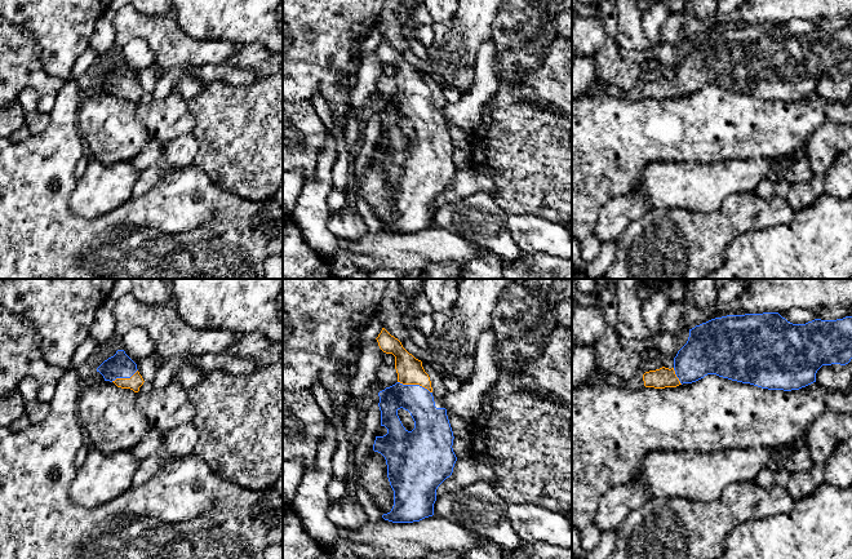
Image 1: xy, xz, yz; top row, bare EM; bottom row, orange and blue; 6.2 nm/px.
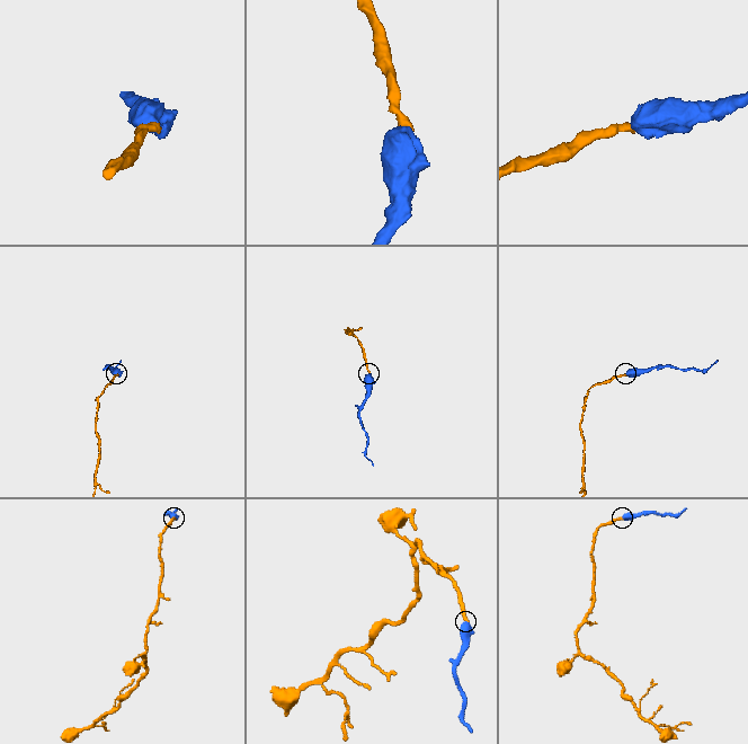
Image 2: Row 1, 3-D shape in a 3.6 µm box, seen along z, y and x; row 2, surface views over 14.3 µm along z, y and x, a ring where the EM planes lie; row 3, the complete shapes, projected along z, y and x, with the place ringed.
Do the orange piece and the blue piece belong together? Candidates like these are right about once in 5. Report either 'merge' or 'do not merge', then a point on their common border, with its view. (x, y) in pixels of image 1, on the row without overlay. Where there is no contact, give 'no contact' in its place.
merge; contact xz (415, 94)

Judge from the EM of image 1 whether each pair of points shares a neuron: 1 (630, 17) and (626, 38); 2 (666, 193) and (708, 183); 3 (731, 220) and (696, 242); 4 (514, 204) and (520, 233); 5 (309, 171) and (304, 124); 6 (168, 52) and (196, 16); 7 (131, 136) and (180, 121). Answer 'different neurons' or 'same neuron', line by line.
1: same neuron
2: same neuron
3: same neuron
4: different neurons
5: same neuron
6: different neurons
7: different neurons

